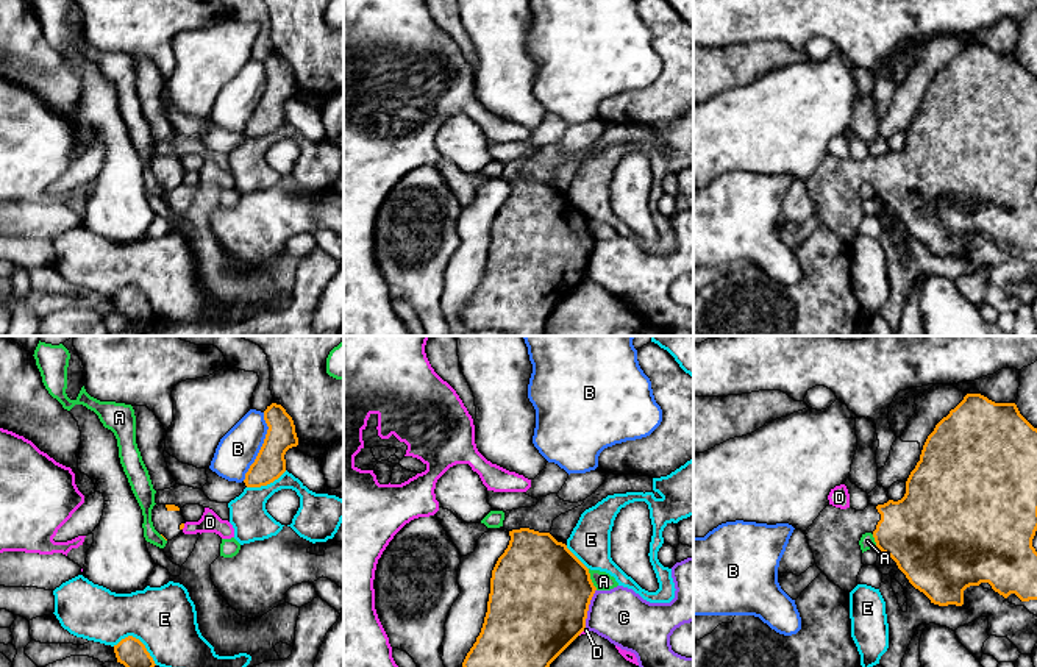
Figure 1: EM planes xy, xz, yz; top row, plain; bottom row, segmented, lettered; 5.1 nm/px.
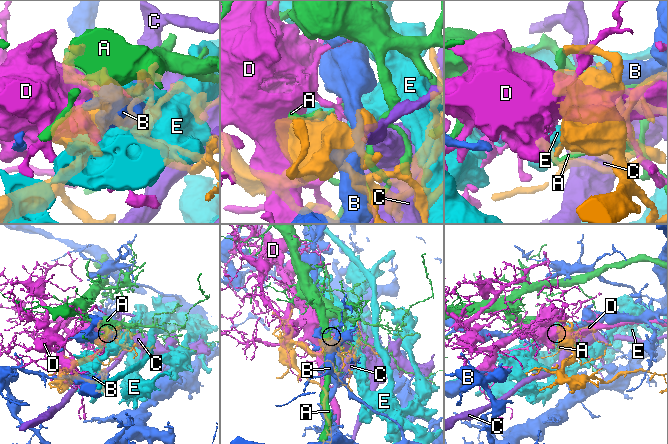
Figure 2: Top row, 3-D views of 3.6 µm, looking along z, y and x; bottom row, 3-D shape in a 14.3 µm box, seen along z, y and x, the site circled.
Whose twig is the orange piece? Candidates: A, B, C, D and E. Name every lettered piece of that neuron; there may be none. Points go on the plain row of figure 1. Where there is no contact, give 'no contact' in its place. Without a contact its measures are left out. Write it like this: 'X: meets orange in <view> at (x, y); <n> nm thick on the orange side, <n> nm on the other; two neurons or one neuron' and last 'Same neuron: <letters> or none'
A: meets orange in xz at (591, 230); 480 nm thick on the orange side, 100 nm on the other; two neurons
B: meets orange in xy at (261, 97); 160 nm thick on the orange side, 200 nm on the other; two neurons
C: meets orange in xz at (587, 258); 500 nm thick on the orange side, 280 nm on the other; two neurons
D: meets orange in xz at (581, 281); 480 nm thick on the orange side, 20 nm on the other; two neurons
E: meets orange in xy at (138, 289); 150 nm thick on the orange side, 340 nm on the other; two neurons
Same neuron: none

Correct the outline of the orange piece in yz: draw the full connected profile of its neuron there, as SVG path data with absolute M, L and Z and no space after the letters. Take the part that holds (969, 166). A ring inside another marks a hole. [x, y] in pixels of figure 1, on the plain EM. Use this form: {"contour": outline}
{"contour": "M967 44L928 86L901 150L868 155L864 161L828 155L804 183L817 217L848 244L857 236L864 216L859 191L871 183L876 197L896 212L909 233L931 253L962 256L964 241L981 233L989 233L1004 248L1015 244L1021 251L1037 250L1037 202L1032 197L1035 181L1037 78L1020 64L1015 53L995 53L981 44Z"}

